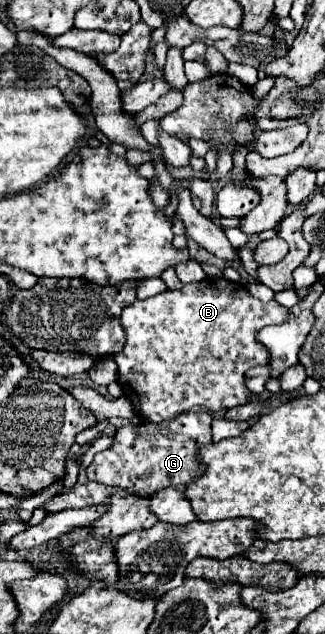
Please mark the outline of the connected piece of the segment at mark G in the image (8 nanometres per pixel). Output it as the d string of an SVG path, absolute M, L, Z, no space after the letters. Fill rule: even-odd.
M190 410L158 425L128 423L116 431L110 449L94 455L86 475L90 481L122 487L148 497L170 485L188 485L190 481L198 479L202 471L206 471L198 461L198 451L200 445L212 442L211 421L211 416L204 410Z

